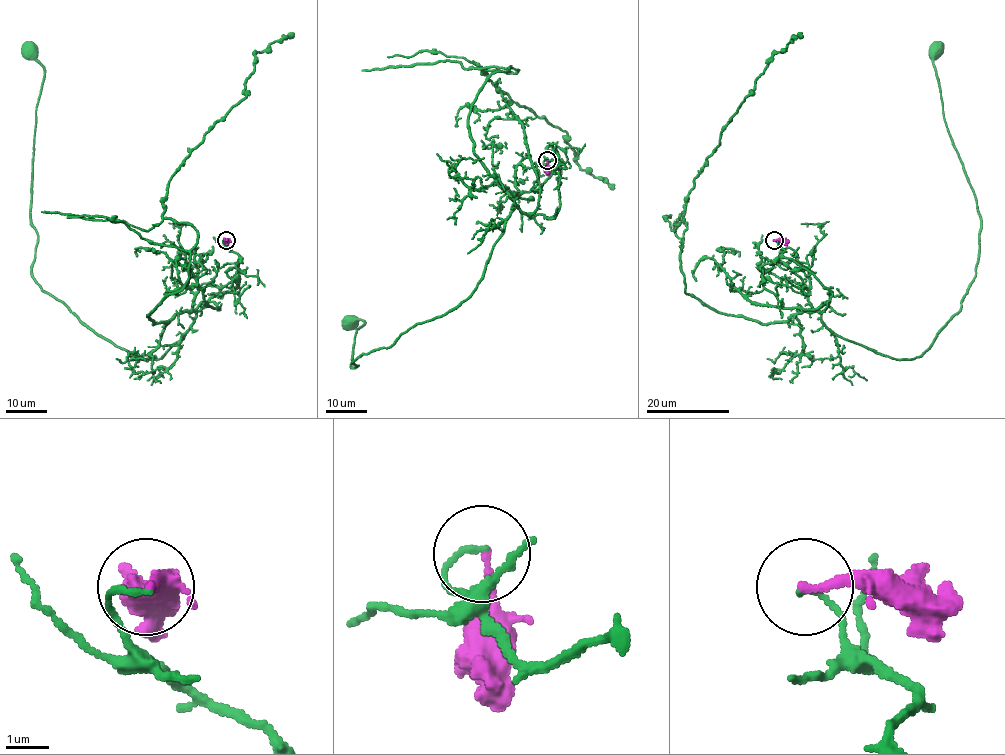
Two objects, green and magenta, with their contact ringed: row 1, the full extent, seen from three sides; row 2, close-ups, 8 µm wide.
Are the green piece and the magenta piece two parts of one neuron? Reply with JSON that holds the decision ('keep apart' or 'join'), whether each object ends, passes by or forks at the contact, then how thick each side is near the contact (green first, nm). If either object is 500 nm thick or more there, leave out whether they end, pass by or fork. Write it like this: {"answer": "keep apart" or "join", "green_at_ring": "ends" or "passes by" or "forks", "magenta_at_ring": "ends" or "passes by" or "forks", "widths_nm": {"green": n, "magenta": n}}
{"answer": "keep apart", "green_at_ring": "ends", "magenta_at_ring": "ends", "widths_nm": {"green": 140, "magenta": 200}}

